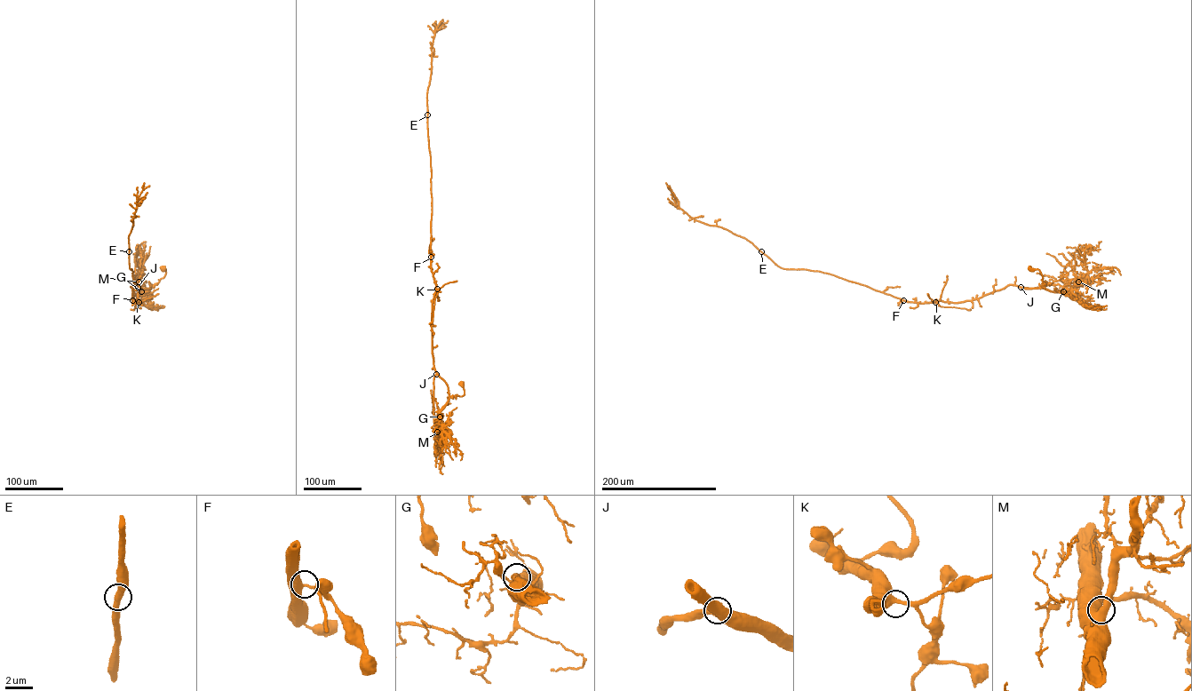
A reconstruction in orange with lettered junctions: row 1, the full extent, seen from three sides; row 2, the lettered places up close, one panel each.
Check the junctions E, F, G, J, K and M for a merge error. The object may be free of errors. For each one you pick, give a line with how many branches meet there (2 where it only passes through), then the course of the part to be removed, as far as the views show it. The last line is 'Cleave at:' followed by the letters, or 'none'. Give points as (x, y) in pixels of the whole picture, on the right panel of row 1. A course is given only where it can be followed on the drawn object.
Cleave at: none

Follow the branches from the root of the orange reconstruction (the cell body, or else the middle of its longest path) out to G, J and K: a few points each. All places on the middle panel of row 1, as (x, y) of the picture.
G: (462, 383), (464, 394), (451, 396), (440, 416)
J: (462, 383), (464, 394), (449, 396), (447, 384), (436, 374)
K: (462, 383), (464, 394), (449, 396), (447, 384), (433, 365), (432, 303), (437, 289)

